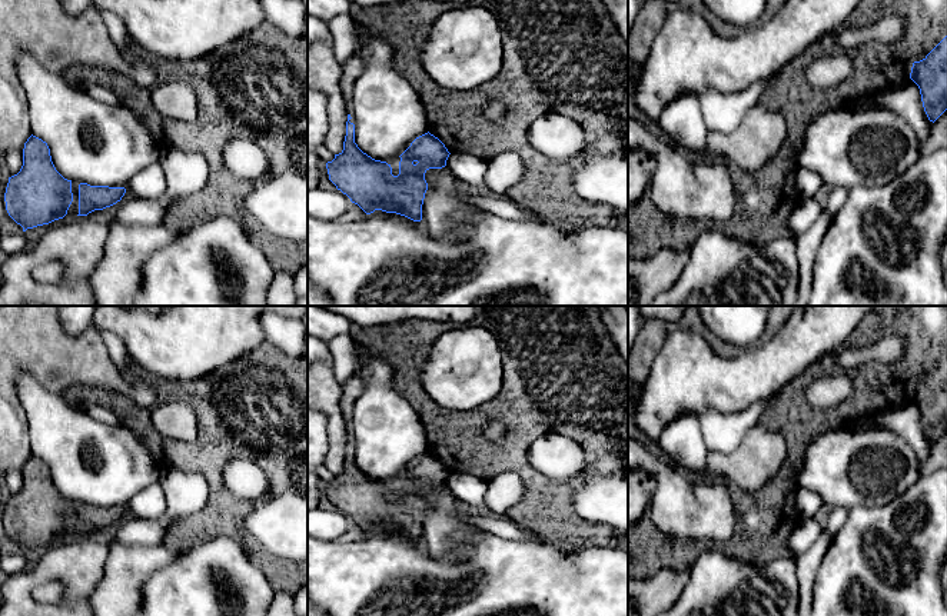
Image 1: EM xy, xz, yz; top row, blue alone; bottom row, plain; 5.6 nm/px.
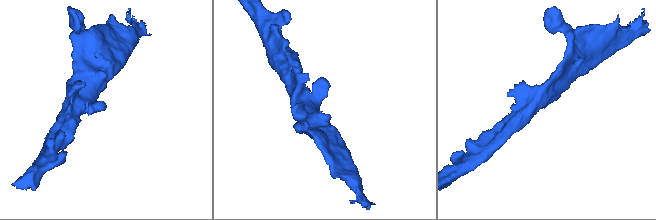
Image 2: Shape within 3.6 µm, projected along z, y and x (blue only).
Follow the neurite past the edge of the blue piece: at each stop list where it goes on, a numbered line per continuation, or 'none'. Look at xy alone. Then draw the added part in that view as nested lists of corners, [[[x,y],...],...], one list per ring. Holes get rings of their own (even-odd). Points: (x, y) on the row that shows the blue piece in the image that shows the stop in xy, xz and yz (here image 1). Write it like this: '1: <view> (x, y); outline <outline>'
1: xy (73, 210); outline [[[72,182],[73,202],[63,219],[70,219],[79,214],[79,182]]]

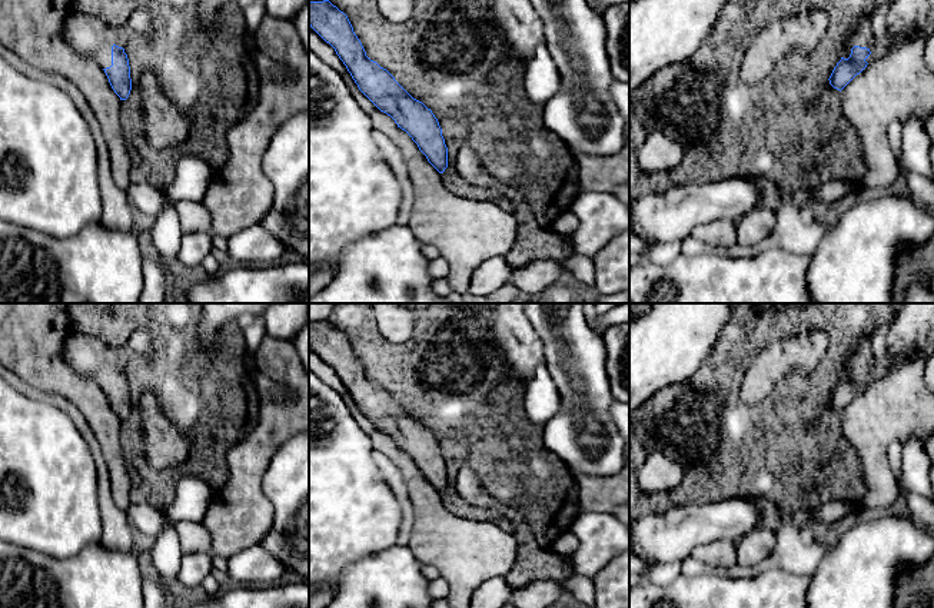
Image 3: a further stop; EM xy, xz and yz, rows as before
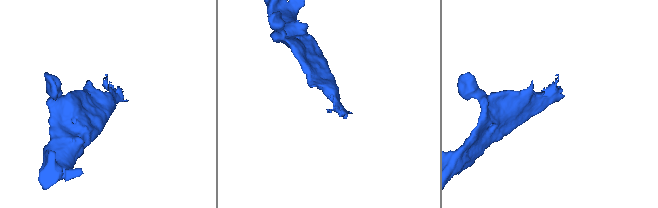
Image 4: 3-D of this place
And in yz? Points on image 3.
1: yz (891, 23); outline [[[887,0],[878,4],[874,11],[864,17],[861,23],[844,41],[842,57],[848,59],[854,46],[867,47],[871,54],[867,63],[884,56],[891,47],[900,46],[914,34],[921,34],[925,40],[934,33],[934,0]]]

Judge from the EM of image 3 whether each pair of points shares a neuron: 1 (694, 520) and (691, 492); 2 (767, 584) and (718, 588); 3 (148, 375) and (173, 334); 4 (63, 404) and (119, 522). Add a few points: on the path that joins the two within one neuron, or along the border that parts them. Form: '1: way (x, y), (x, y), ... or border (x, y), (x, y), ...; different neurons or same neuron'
1: border (727, 498), (694, 504); different neurons
2: way (755, 588), (730, 588); same neuron
3: way (158, 365), (173, 349), (173, 344); same neuron
4: way (85, 434), (95, 445), (100, 461), (103, 492); same neuron

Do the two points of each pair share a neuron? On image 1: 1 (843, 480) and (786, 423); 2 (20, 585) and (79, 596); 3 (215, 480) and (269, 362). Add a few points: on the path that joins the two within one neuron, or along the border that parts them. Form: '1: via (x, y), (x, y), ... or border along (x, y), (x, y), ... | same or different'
1: border along (830, 428), (813, 438), (796, 478) | different
2: via (36, 576), (39, 573), (62, 573), (69, 580) | same
3: via (215, 450), (225, 426), (259, 392) | same

